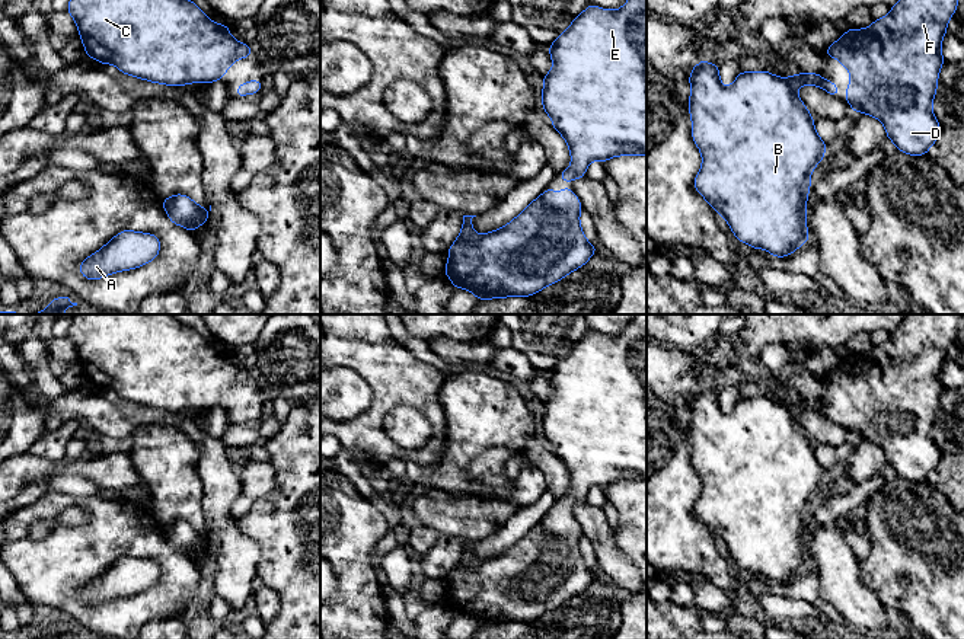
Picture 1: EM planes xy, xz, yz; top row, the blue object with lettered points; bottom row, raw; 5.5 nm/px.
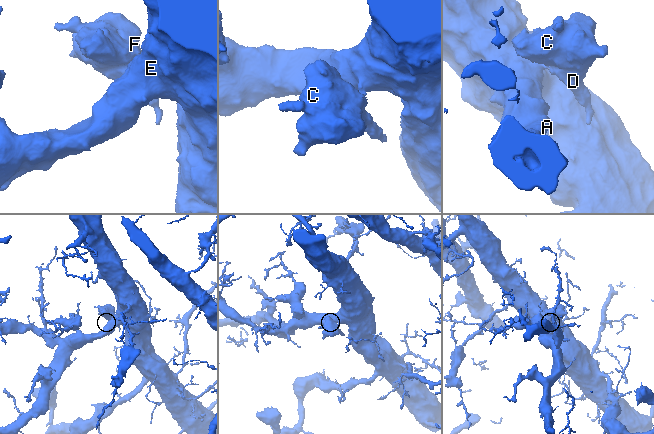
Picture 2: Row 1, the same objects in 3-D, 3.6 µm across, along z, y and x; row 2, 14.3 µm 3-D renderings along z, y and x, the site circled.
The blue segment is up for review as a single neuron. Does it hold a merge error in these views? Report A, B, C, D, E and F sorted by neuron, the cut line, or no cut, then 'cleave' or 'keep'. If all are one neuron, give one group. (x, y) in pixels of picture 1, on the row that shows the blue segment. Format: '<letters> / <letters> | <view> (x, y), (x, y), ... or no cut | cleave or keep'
A B C D E F | no cut | keep

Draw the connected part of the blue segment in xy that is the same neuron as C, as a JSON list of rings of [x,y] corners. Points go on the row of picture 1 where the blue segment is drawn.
[[[70,0],[67,12],[79,28],[87,57],[114,64],[121,73],[151,83],[181,87],[188,83],[217,82],[236,60],[252,55],[253,47],[234,39],[226,23],[214,23],[191,0]]]

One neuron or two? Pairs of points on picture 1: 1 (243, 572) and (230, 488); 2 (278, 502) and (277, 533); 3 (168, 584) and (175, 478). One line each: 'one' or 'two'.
1: one
2: one
3: two

